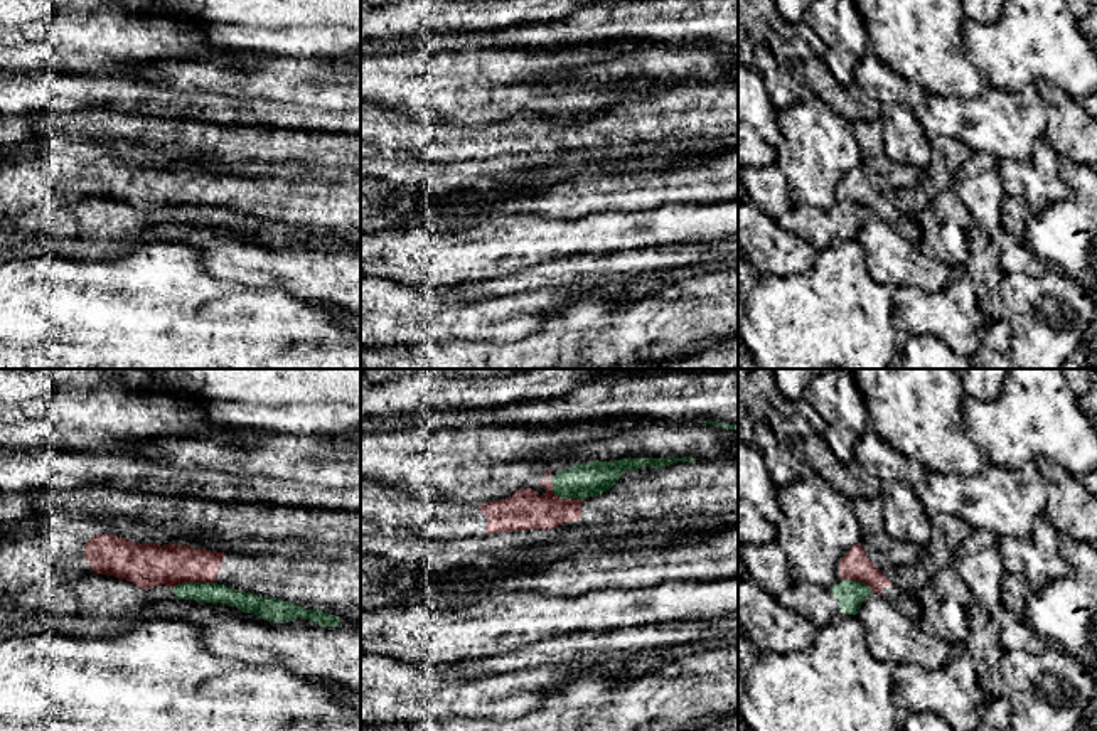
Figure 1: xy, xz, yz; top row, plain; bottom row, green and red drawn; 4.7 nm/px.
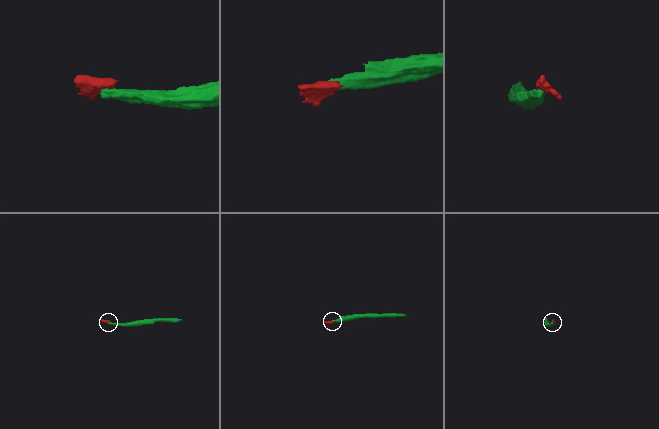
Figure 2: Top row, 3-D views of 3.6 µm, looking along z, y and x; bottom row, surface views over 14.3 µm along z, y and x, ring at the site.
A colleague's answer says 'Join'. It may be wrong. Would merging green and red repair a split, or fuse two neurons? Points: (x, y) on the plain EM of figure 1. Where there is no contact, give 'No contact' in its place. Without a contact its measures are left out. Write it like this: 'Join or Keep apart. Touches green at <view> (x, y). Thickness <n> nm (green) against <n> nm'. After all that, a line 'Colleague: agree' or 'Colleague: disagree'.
Keep apart. Touches green at xy (192, 206). Thickness 100 nm (green) against 220 nm
Colleague: disagree

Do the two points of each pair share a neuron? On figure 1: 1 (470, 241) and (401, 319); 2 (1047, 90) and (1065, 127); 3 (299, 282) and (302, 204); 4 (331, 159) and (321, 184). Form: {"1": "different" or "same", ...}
{"1": "different", "2": "same", "3": "different", "4": "different"}

